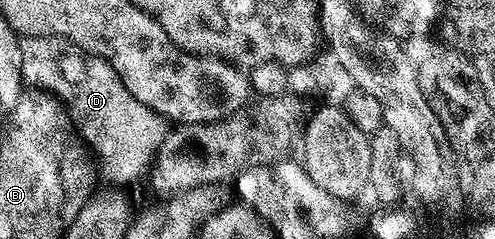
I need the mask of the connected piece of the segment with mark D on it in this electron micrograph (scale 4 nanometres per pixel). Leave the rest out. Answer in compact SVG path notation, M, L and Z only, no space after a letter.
M24 38L20 43L20 51L25 83L35 84L39 89L59 99L67 110L69 119L78 127L79 137L87 143L91 153L98 159L99 173L108 184L116 188L123 187L123 182L134 181L144 169L145 173L155 163L158 155L165 149L165 119L138 100L134 100L134 96L126 92L122 80L118 80L114 68L110 68L108 62L103 58L93 58L85 54L65 38Z

